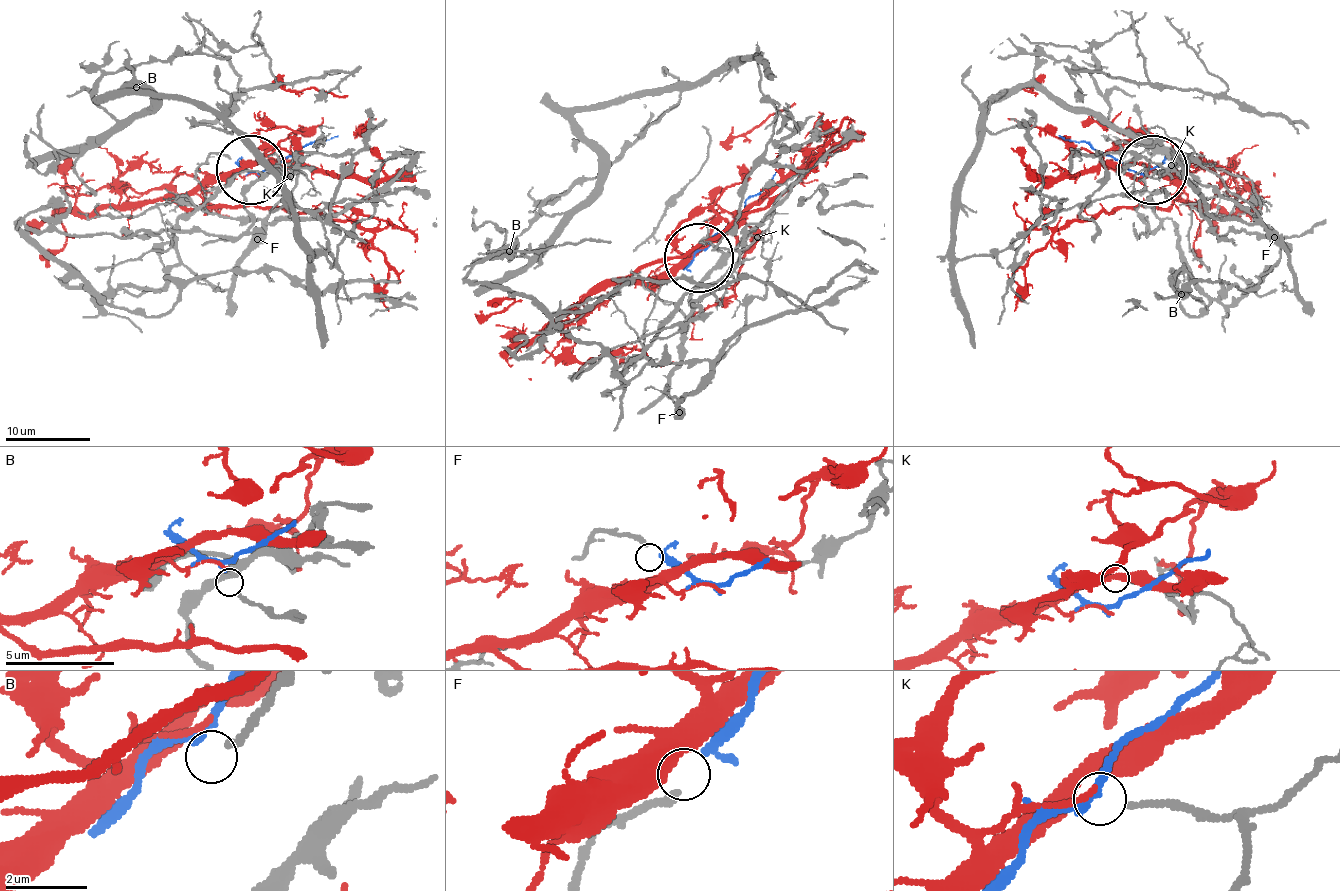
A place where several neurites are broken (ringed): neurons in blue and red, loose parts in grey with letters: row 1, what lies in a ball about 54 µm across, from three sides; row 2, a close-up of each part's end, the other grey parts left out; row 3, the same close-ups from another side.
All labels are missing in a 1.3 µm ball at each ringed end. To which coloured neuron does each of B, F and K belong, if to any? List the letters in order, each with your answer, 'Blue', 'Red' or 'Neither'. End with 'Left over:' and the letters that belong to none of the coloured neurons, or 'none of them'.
B: Neither
F: Blue
K: Neither
Left over: B, K

